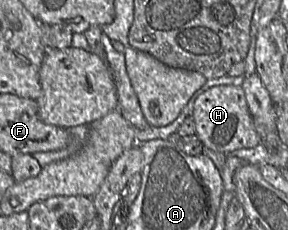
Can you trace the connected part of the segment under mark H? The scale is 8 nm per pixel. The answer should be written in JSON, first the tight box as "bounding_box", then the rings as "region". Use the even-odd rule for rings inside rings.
{"bounding_box":[191,85,261,154],"region":[[[218,85],[206,90],[196,98],[191,117],[195,122],[195,135],[205,148],[227,154],[261,143],[241,85]]]}

